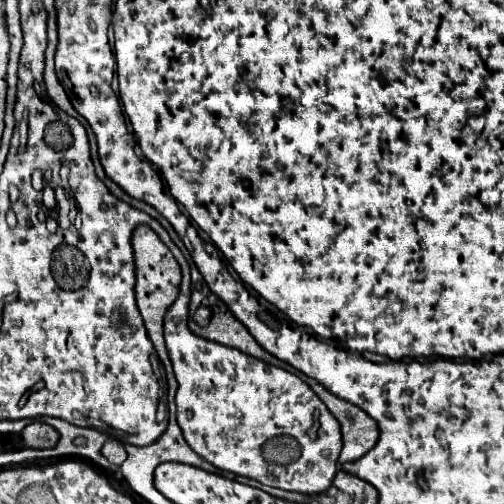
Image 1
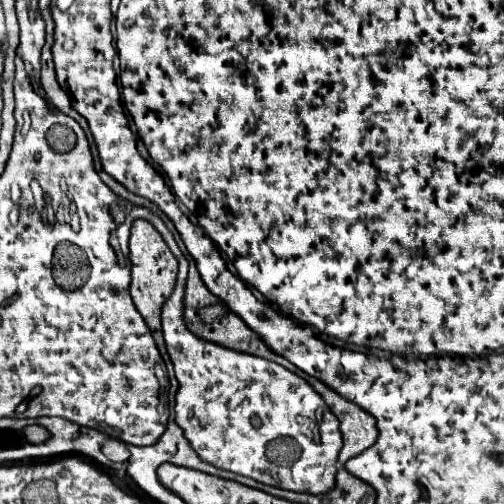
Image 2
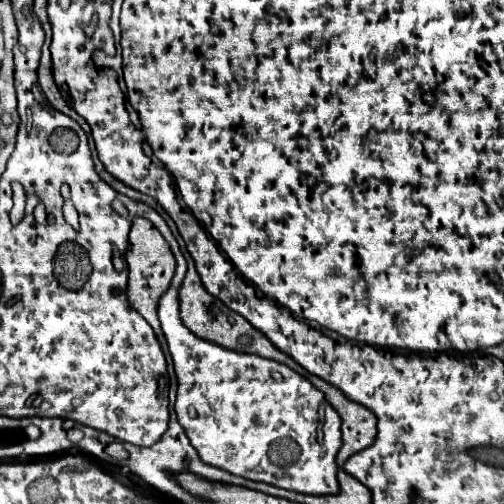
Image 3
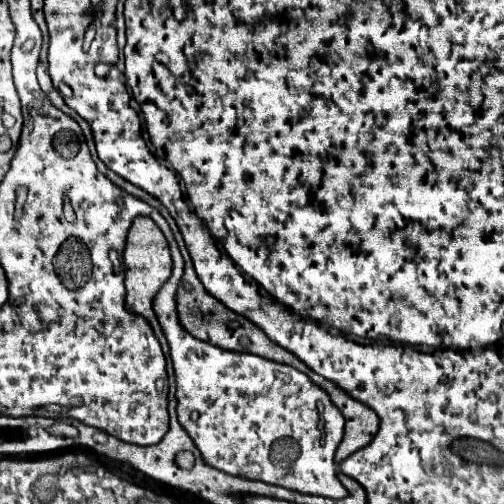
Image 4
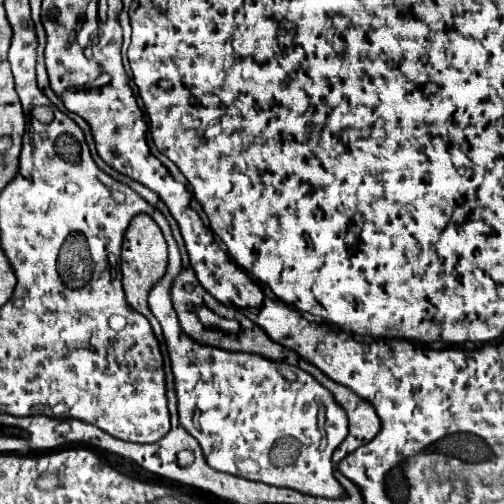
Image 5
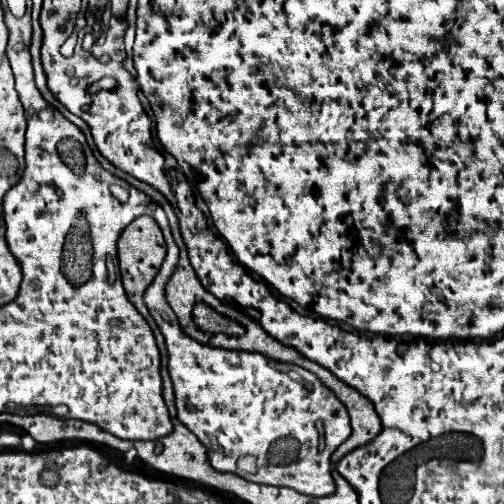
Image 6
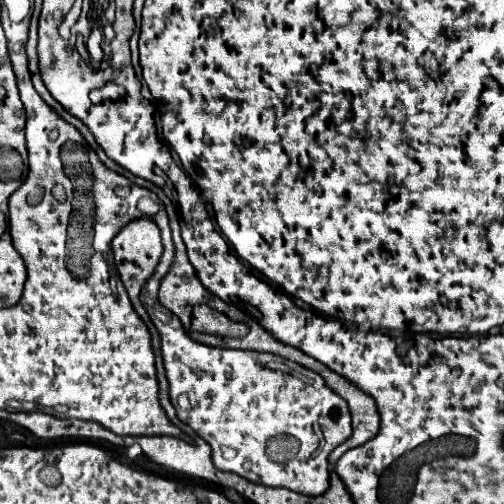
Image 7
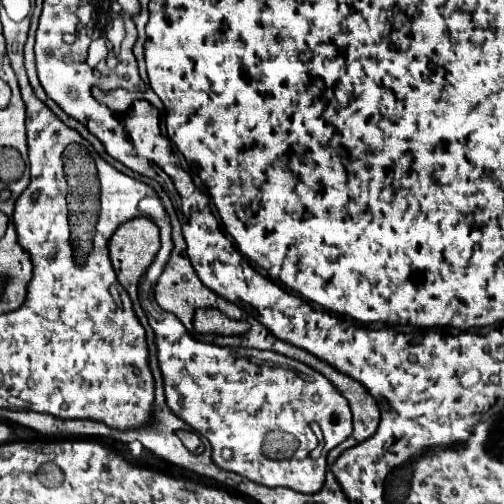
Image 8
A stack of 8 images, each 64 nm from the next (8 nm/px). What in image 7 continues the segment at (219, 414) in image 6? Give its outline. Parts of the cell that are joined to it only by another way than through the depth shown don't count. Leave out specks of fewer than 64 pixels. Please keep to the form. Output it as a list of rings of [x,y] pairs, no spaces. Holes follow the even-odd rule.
[[[152,276],[142,288],[140,300],[160,334],[162,360],[170,386],[168,394],[172,406],[176,408],[176,416],[212,446],[214,466],[224,472],[234,472],[250,482],[260,482],[264,486],[282,486],[300,494],[318,496],[328,490],[328,454],[352,434],[350,410],[346,400],[340,398],[334,390],[330,390],[320,374],[292,360],[288,360],[286,366],[286,360],[280,356],[264,352],[210,348],[192,340],[180,324],[178,316],[172,316],[172,312],[168,312],[168,308],[164,308],[160,302],[152,304]],[[182,394],[188,398],[190,408],[178,406],[178,398]]]

